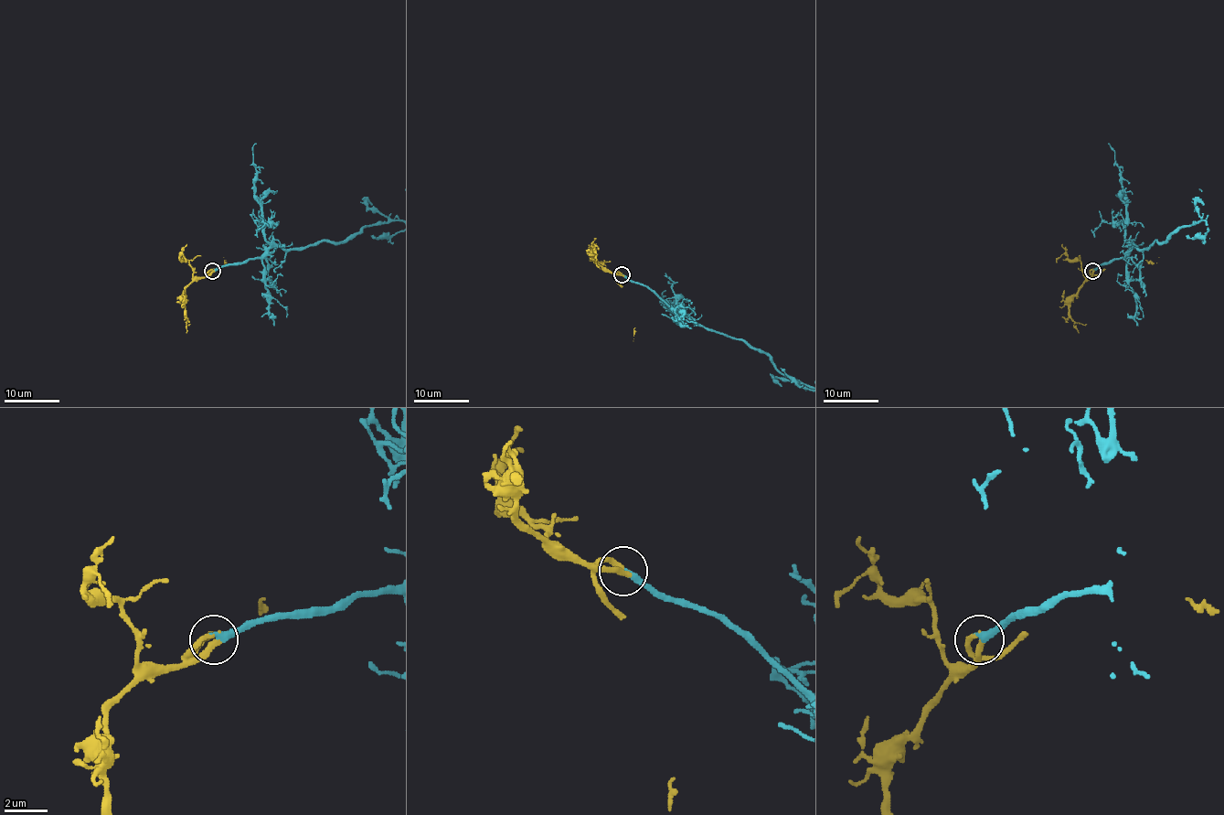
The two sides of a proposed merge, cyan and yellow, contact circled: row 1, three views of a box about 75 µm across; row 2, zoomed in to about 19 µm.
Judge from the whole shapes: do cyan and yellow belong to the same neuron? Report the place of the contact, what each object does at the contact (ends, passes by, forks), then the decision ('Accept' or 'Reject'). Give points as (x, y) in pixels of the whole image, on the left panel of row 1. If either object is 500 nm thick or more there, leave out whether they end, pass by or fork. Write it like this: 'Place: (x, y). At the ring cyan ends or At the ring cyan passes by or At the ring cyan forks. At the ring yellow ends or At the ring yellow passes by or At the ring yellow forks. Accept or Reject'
Place: (212, 271). At the ring cyan ends. At the ring yellow ends. Accept

